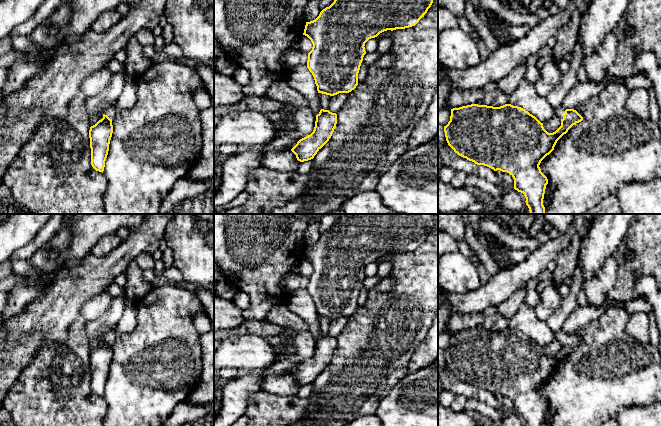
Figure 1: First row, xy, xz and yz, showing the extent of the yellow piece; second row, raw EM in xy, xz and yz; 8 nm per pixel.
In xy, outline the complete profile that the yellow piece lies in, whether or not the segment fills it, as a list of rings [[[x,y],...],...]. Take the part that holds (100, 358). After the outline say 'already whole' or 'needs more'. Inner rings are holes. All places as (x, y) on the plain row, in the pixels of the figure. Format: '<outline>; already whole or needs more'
[[[130,300],[115,328],[104,336],[101,344],[90,351],[91,389],[96,395],[102,397],[104,395],[109,368],[113,357],[112,343],[120,334],[131,333],[134,330],[136,323],[136,302]]]; needs more

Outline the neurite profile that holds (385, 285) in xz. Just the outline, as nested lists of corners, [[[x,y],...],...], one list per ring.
[[[391,274],[386,275],[382,280],[376,285],[376,289],[380,292],[388,292],[391,290],[392,286],[395,284],[395,279]]]

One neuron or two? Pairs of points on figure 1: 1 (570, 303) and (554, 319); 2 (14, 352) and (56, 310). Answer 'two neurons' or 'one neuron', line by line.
1: one neuron
2: two neurons

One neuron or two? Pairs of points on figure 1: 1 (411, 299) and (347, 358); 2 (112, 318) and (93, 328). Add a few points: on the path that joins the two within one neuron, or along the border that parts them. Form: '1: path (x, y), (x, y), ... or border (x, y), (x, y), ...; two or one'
1: path (395, 315), (363, 347); one
2: path (107, 322), (98, 328); one

